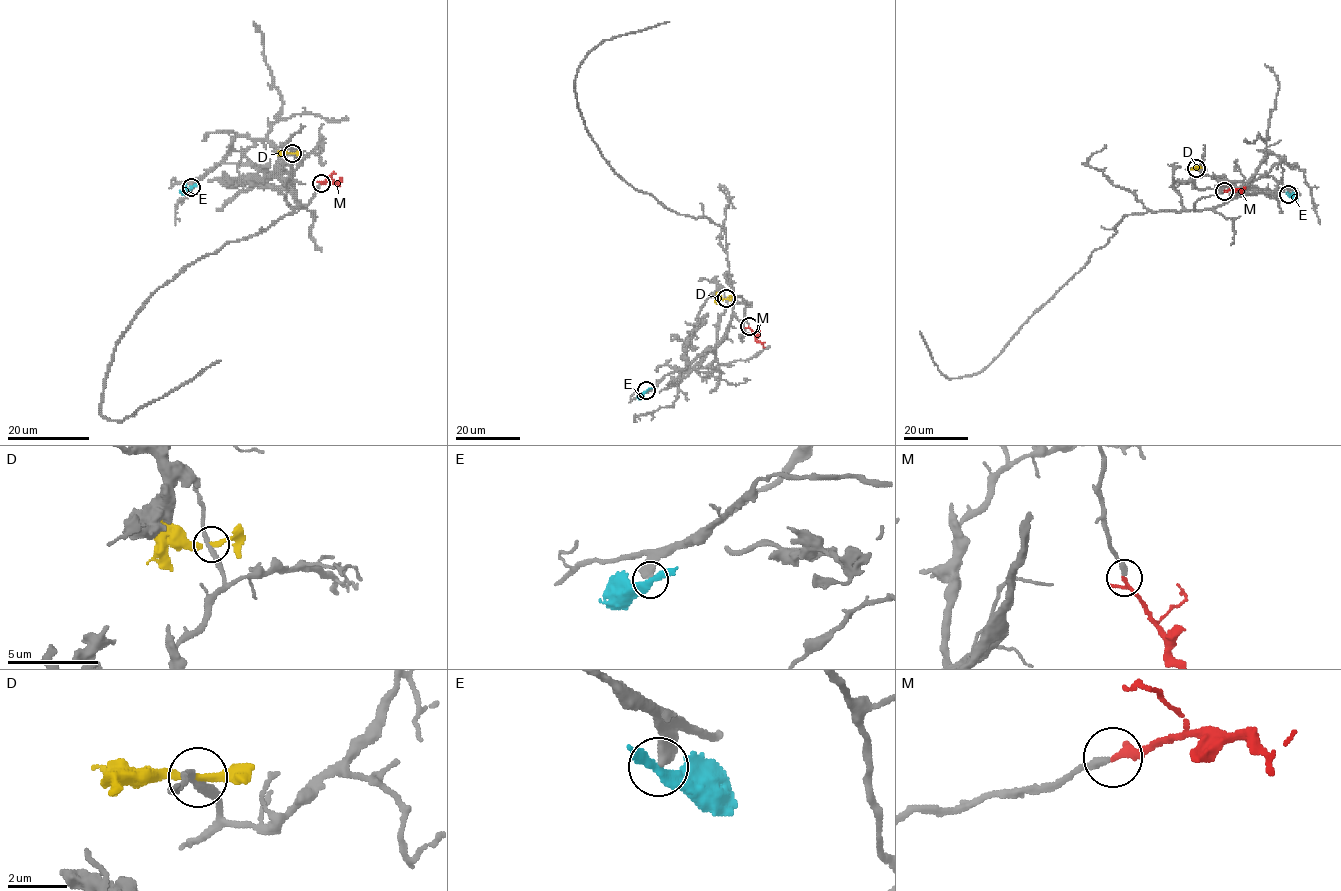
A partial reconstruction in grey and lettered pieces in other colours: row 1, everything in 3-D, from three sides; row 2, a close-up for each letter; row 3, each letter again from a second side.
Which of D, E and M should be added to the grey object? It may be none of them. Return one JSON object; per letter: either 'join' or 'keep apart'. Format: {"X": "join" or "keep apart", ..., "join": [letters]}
{"D": "keep apart", "E": "keep apart", "M": "join", "join": ["M"]}

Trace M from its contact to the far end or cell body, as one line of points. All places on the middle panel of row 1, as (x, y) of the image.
M: (749, 326), (764, 347)

